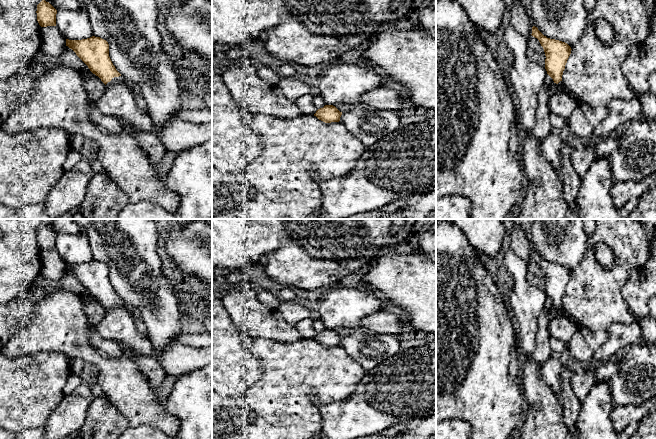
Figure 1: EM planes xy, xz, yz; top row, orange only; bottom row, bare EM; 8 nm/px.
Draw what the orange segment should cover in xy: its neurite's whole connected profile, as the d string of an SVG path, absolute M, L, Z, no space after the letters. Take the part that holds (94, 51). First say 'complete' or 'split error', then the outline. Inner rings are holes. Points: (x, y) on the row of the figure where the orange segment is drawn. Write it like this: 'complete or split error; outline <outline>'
split error; outline M95 36L82 40L66 39L66 46L72 49L105 85L113 82L127 83L109 57L109 44L106 40Z

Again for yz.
split error; outline M535 26L532 27L531 35L539 40L544 49L547 74L561 88L563 93L567 94L579 104L575 95L562 82L563 71L571 54L571 47L565 42L547 38Z

